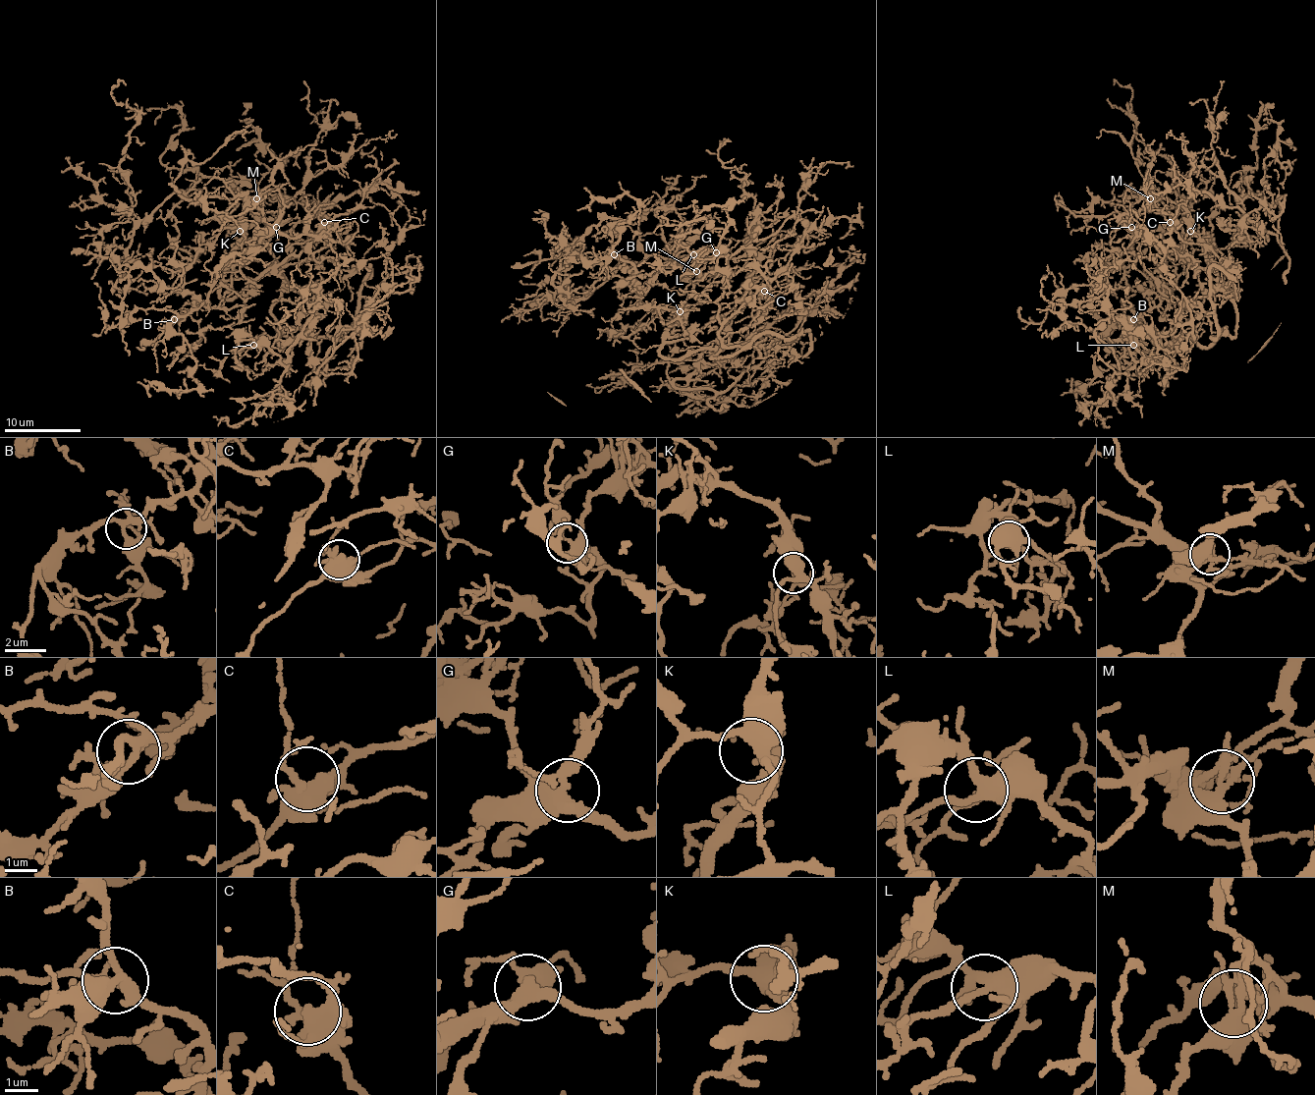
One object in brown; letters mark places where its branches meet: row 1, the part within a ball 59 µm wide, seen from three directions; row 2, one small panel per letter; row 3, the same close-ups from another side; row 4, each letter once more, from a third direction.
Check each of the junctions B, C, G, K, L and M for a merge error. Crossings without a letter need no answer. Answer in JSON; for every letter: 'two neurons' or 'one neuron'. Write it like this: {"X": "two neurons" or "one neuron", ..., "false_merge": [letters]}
{"B": "one neuron", "C": "one neuron", "G": "one neuron", "K": "one neuron", "L": "one neuron", "M": "one neuron", "false_merge": []}

